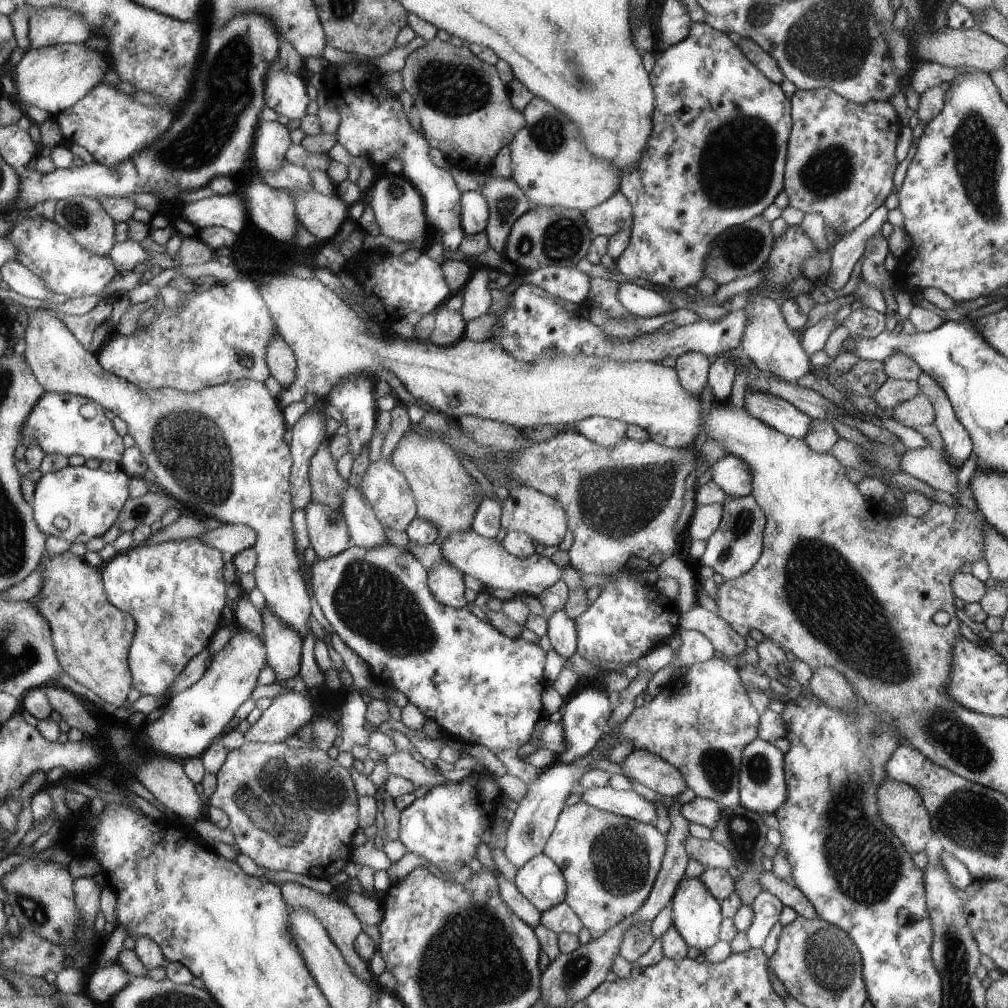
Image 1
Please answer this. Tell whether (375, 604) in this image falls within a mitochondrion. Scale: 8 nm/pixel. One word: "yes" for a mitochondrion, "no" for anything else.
yes

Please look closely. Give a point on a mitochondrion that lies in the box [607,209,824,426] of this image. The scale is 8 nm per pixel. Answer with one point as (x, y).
(744, 250)

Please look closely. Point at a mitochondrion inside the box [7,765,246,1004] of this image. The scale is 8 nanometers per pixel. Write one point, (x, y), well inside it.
(33, 911)

